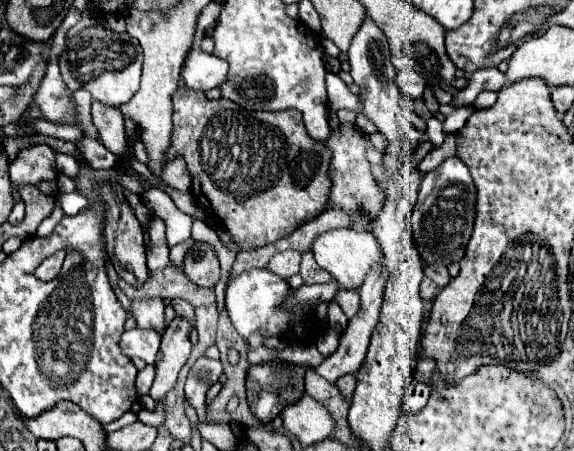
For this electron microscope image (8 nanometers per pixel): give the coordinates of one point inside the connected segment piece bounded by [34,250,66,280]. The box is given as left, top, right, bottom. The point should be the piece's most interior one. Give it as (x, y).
(48, 270)

